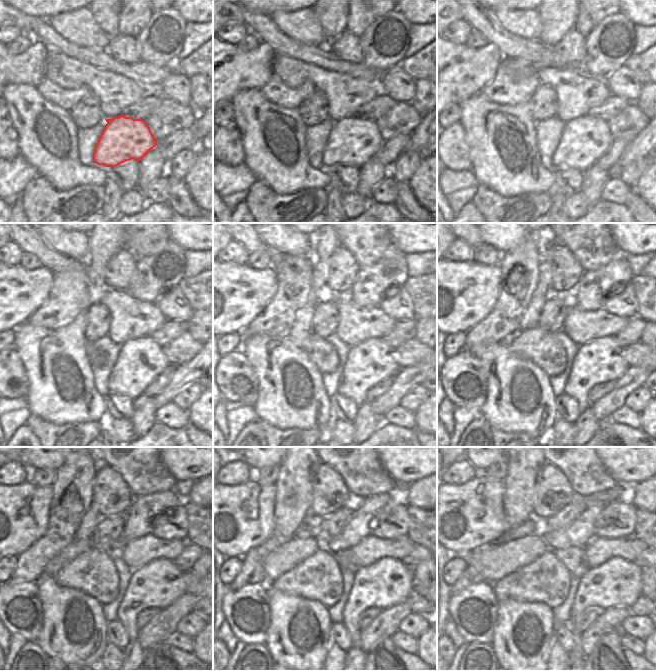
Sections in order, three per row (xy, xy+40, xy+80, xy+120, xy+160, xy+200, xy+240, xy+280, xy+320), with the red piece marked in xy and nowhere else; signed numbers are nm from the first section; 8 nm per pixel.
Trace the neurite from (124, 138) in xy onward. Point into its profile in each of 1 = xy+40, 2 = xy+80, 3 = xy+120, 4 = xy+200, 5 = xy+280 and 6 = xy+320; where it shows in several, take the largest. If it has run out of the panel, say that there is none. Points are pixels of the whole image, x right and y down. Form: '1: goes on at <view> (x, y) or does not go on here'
1: goes on at xy+40 (353, 141)
2: goes on at xy+80 (584, 139)
3: goes on at xy+120 (139, 361)
4: goes on at xy+200 (598, 361)
5: goes on at xy+280 (386, 583)
6: goes on at xy+320 (616, 583)

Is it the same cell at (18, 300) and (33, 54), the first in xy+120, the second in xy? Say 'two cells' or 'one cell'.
one cell

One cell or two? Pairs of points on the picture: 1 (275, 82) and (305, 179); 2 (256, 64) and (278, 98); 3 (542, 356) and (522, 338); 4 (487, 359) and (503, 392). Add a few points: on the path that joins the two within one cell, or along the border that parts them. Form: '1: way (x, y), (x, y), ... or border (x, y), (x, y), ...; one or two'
1: border (262, 95), (280, 106), (296, 109); two
2: border (271, 74), (271, 77), (259, 89); two
3: way (537, 351), (527, 343); one
4: way (496, 363), (503, 370), (503, 383); one

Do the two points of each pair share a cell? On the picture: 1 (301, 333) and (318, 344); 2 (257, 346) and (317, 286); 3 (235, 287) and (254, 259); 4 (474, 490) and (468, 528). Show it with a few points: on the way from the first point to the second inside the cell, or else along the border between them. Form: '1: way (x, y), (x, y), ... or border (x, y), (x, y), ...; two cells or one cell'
1: border (310, 332), (295, 343), (311, 359); two cells
2: way (278, 348), (302, 326), (303, 318), (310, 307); one cell
3: border (246, 263), (254, 268), (270, 267); two cells
4: way (474, 499), (474, 510), (468, 519); one cell

